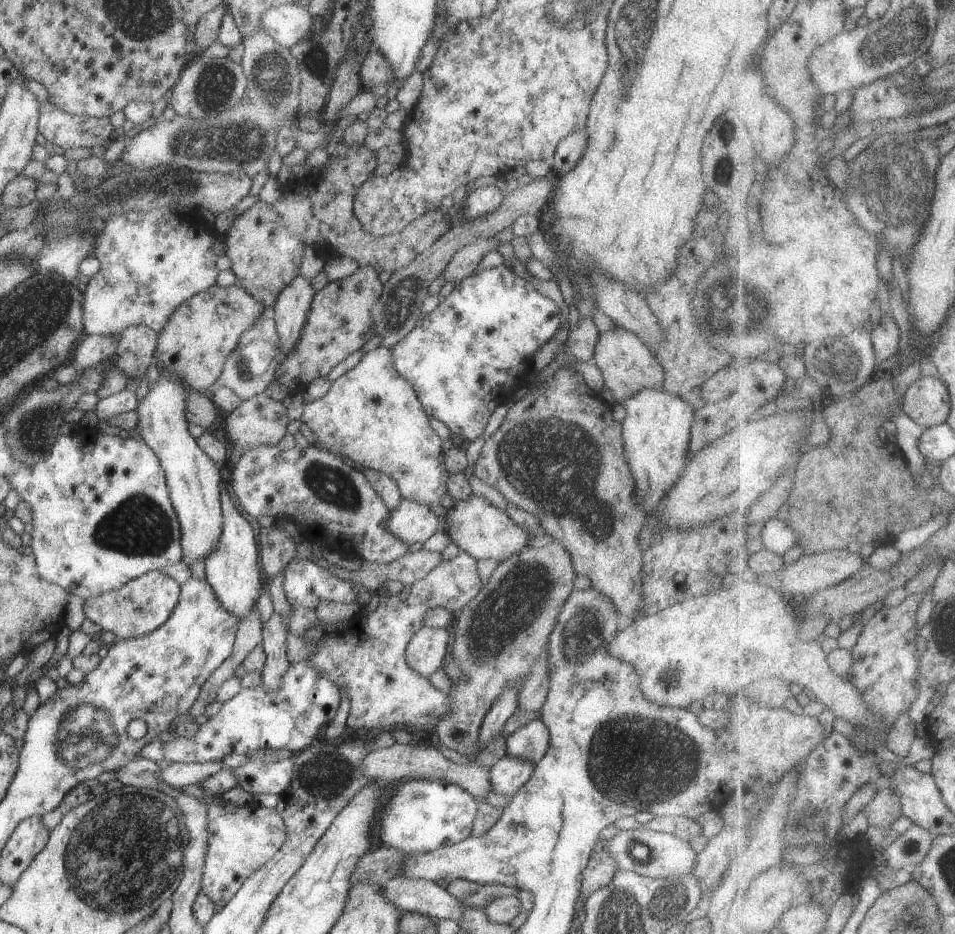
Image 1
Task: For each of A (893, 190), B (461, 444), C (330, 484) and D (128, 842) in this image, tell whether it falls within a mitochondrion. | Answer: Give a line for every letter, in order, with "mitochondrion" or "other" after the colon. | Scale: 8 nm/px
A: mitochondrion
B: other
C: mitochondrion
D: mitochondrion

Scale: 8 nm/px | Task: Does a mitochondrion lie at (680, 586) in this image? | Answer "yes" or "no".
no

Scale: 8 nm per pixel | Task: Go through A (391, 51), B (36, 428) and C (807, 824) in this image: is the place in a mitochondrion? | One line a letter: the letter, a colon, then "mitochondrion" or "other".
A: other
B: mitochondrion
C: mitochondrion

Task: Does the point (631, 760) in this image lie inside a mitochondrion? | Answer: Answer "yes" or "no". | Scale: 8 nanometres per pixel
yes

